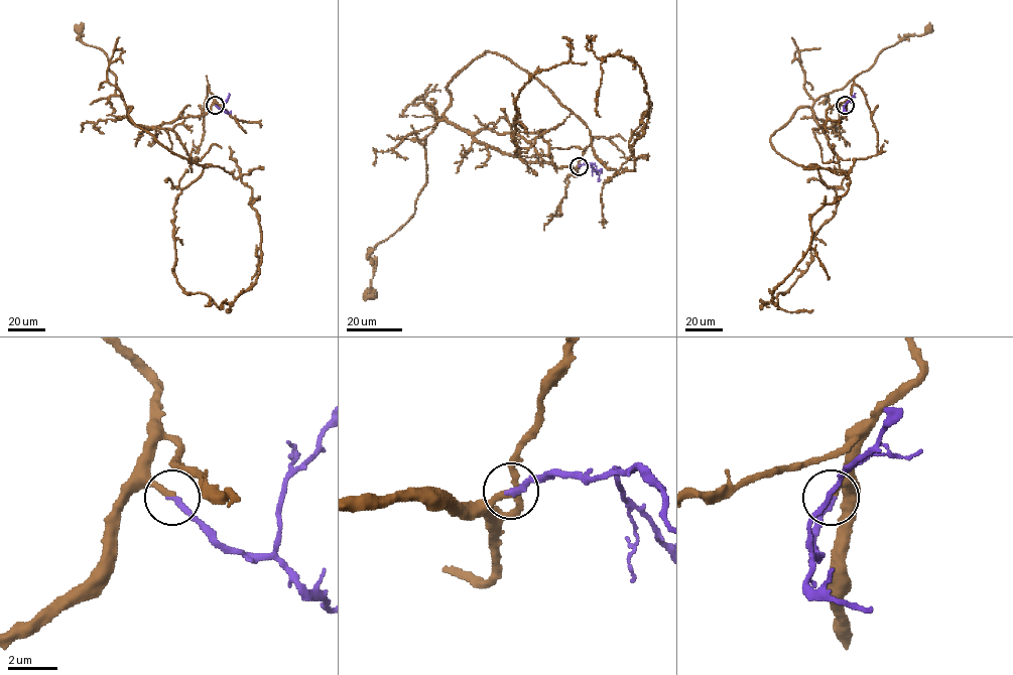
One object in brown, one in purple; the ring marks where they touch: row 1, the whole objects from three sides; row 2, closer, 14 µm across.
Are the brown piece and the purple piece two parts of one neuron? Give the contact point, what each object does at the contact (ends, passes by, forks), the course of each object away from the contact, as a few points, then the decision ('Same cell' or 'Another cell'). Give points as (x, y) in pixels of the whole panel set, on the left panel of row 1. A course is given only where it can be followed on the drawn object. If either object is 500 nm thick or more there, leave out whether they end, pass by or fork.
Place: (215, 105). At the ring brown ends. At the ring purple ends. Course of brown: (215, 105), (203, 115), (151, 127), (135, 125), (115, 93), (107, 55), (85, 44), (78, 28). Course of purple: (215, 105), (223, 109), (229, 93). Same cell

